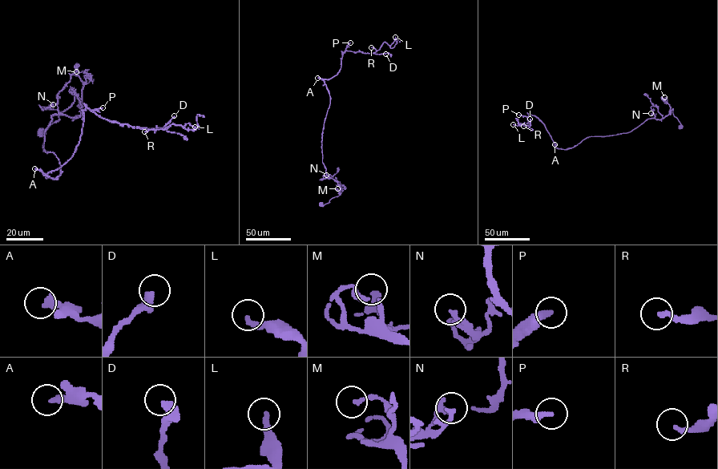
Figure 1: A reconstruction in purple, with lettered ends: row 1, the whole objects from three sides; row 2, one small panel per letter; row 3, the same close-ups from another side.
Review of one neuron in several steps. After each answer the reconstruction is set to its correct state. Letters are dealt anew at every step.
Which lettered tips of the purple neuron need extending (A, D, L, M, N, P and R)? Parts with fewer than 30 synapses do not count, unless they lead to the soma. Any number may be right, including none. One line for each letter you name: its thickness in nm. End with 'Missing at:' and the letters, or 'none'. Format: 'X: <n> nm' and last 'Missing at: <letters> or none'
P: 320 nm
Missing at: P

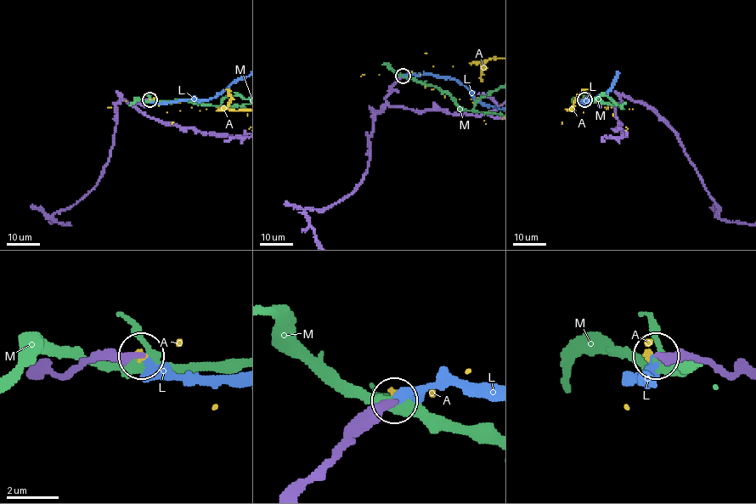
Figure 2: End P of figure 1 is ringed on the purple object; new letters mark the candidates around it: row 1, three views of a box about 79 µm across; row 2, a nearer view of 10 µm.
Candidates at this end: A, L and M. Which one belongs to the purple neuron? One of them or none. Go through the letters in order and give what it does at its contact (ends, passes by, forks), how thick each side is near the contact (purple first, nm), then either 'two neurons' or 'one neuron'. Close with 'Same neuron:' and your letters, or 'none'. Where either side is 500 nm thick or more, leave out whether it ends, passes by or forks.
A: it ends; calibres 360 and 110 nm; two neurons
L: it ends; calibres 400 and 300 nm; one neuron
M: it forks; calibres 440 and 360 nm; two neurons
Same neuron: L

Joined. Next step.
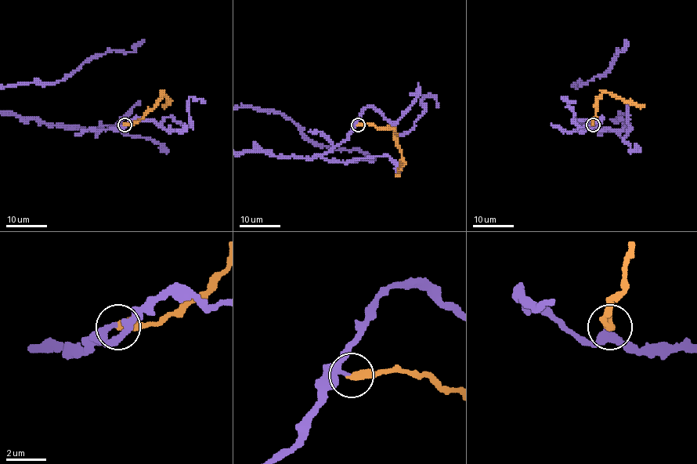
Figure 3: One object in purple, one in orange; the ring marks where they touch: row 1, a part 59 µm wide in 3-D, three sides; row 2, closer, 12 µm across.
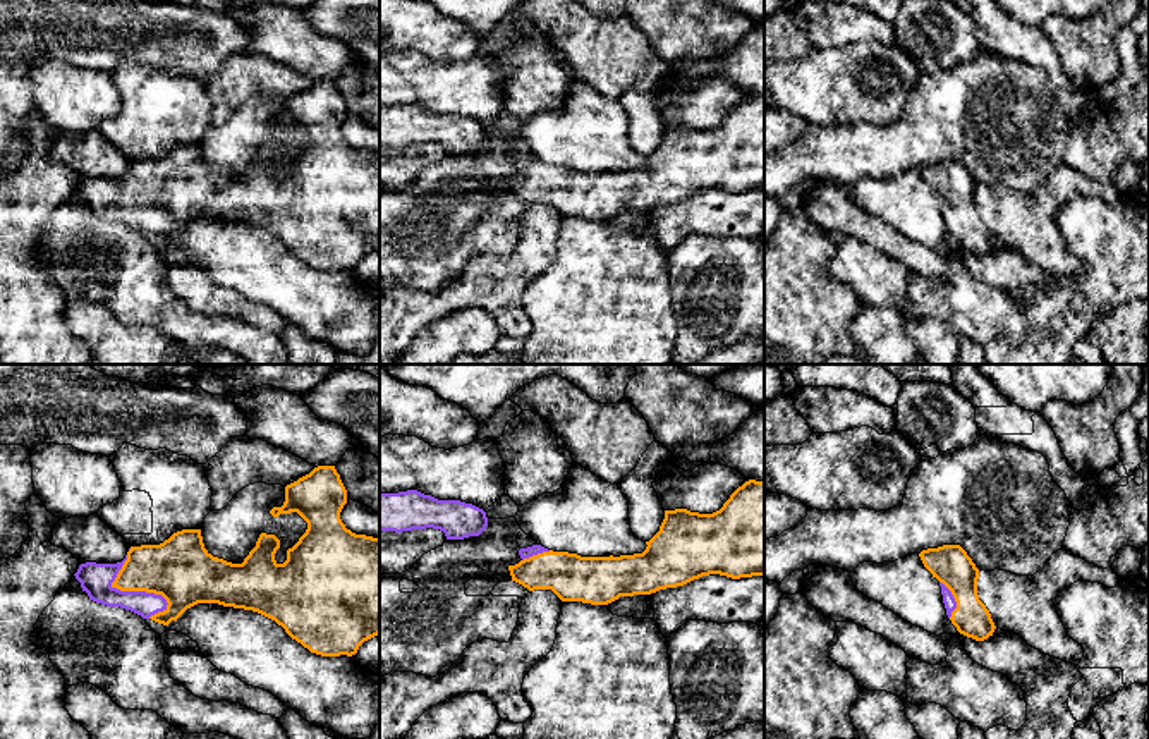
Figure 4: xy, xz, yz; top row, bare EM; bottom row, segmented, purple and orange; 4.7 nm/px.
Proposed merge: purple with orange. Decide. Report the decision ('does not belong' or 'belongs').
belongs

